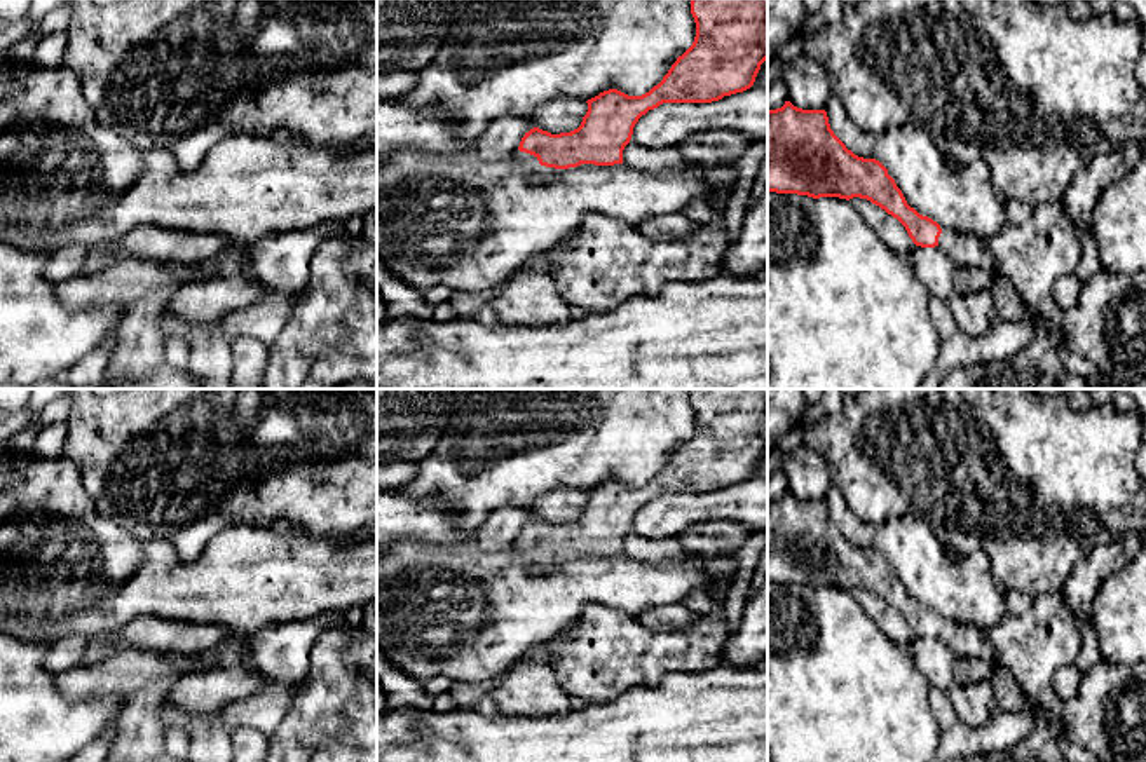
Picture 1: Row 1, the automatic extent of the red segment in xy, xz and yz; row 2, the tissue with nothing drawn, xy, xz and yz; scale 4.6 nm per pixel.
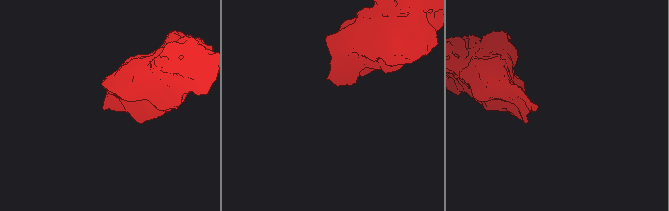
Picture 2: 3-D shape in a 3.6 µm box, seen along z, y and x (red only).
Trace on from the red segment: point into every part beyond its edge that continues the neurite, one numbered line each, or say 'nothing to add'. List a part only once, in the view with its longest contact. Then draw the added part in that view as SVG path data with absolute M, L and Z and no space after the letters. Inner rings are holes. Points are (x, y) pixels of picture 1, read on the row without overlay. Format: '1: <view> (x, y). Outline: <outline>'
1: yz (967, 642). Outline: M944 619L938 628L938 636L956 654L958 659L982 659L994 666L996 656L991 643L986 638L986 631Z

